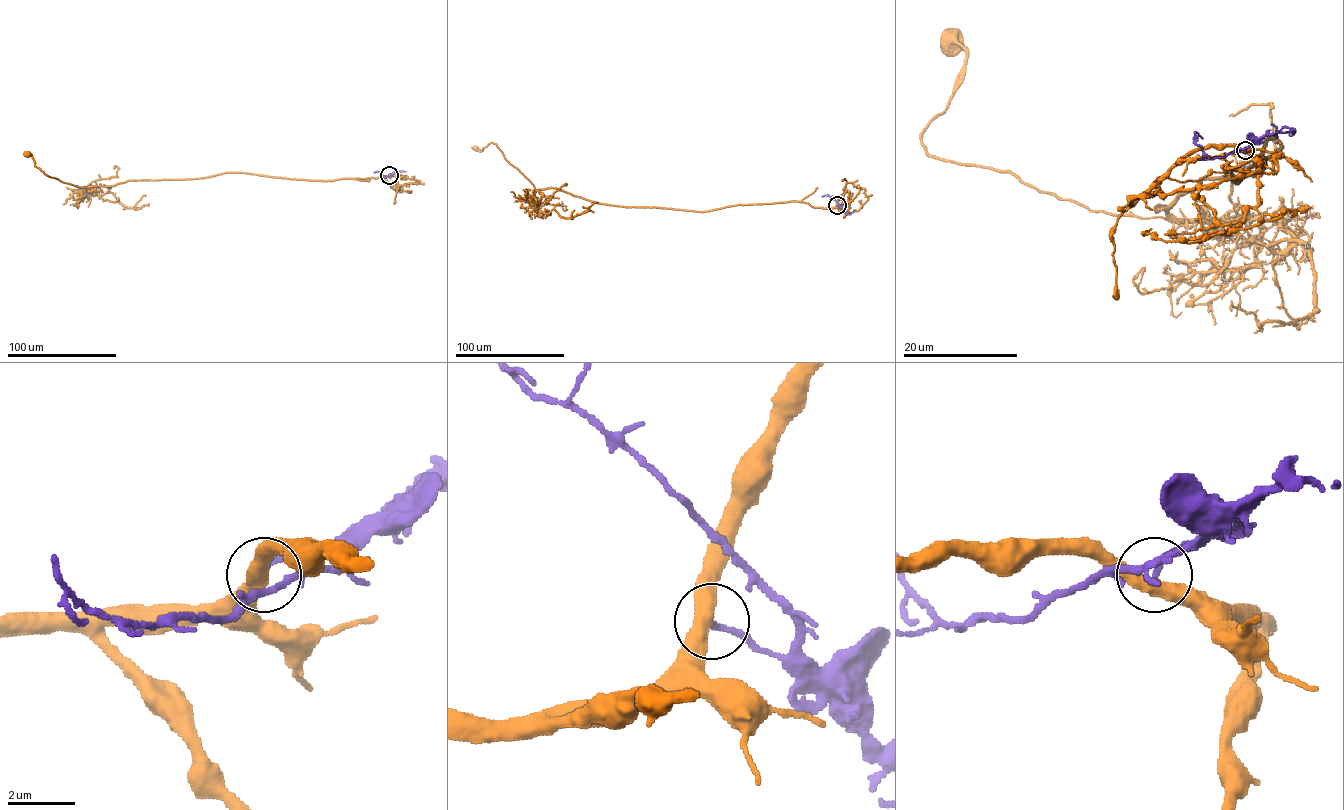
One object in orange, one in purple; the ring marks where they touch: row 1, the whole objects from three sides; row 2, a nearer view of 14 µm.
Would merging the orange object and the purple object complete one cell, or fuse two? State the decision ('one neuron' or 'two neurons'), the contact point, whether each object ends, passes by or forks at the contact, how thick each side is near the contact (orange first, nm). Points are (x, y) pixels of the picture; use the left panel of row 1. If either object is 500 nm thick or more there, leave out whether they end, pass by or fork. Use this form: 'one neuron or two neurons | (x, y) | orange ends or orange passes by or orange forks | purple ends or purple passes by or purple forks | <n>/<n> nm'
two neurons | (389, 175) | orange passes by | purple ends | 460/170 nm

